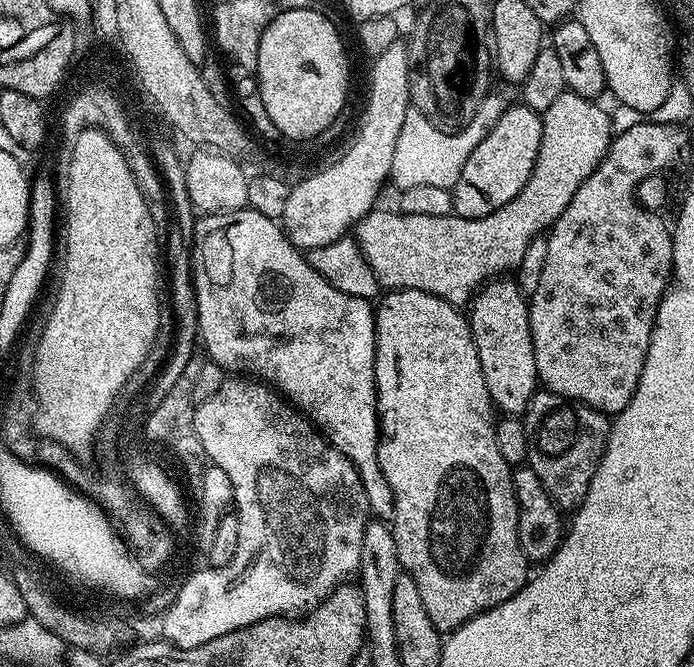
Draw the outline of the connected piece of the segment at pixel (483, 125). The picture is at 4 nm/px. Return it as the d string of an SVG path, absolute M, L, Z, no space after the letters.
M496 90L489 91L482 98L472 121L457 132L444 132L415 106L409 107L398 134L398 146L394 146L391 183L396 183L400 190L410 186L442 186L451 190L458 182L458 174L462 174L462 166L466 166L466 158L474 154L474 146L478 146L478 142L482 142L482 138L494 130L498 118L502 118L508 107L510 100L499 96Z

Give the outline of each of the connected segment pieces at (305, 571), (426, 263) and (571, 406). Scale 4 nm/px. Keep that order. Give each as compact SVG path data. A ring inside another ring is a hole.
M228 378L217 392L197 403L194 426L205 457L230 477L238 518L238 551L226 566L204 572L187 588L180 588L174 602L163 611L163 639L180 650L196 649L259 620L317 608L359 569L362 534L370 519L368 499L355 466L269 385L252 378Z
M566 90L550 106L550 110L542 113L542 142L536 165L526 186L522 186L518 198L514 198L494 214L488 214L486 218L471 220L455 214L431 216L406 214L399 210L373 210L359 220L354 226L354 239L362 250L370 270L374 270L374 278L378 278L381 289L422 290L451 304L464 306L489 280L503 277L516 270L531 240L551 229L562 210L570 206L570 198L578 194L578 186L582 186L582 182L590 178L590 174L602 162L613 142L614 129L609 109L599 108L598 105L596 100L587 100Z
M540 390L528 403L522 419L528 443L527 467L534 470L557 508L579 508L608 441L609 417L575 400L565 400L553 392Z

